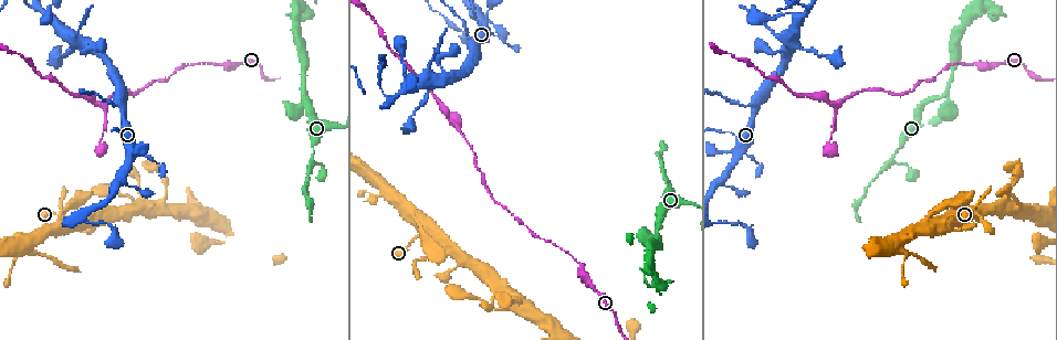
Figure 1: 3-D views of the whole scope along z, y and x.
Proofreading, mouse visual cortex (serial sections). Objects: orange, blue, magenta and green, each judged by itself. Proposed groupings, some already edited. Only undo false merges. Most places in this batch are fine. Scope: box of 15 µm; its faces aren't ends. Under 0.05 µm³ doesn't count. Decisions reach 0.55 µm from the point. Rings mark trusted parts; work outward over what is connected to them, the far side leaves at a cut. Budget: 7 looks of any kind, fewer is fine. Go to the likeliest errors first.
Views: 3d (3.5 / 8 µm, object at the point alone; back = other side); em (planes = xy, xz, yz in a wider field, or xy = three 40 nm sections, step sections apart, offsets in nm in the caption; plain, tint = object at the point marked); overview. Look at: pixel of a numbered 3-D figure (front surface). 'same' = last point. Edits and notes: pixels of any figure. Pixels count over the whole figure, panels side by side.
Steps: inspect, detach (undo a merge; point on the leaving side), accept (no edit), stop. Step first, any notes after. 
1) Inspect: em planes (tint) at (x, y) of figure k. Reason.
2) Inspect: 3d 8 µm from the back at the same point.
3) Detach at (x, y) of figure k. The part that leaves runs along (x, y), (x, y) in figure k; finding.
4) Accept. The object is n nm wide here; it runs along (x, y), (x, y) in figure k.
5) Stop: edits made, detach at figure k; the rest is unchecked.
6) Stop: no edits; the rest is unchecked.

Inspect: 3d 3.5 µm at (664, 182) of figure 1. Abrupt turn.

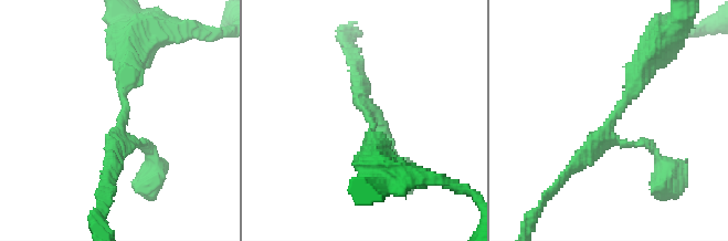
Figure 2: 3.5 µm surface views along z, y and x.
Inspect: em xy step 1 (tint) at (368, 115) of figure 2. 3 arms meet here; the arms are 150, 200, 250 nm wide; now the EM.

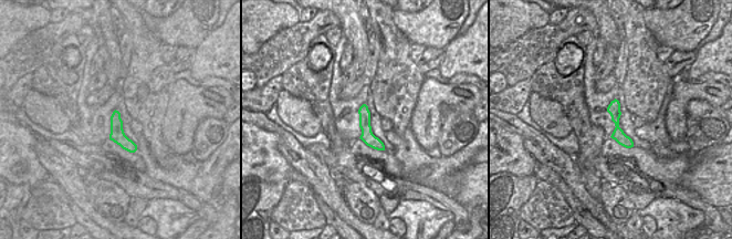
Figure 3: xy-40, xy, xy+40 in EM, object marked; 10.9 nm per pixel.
Accept. The object is 140 nm wide here; it runs along (641, 71), (604, 135), (556, 186) in figure 2; continuous, no second cell.

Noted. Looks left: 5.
Inspect: 3d 3.5 µm at (473, 44) of figure 1. Abrupt turn.

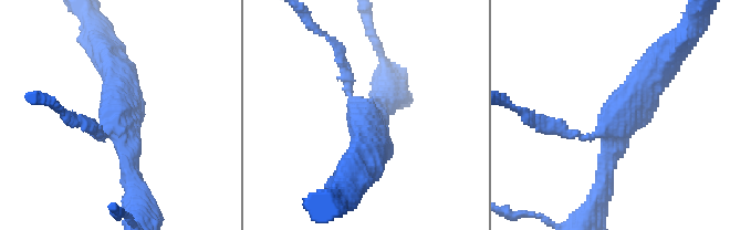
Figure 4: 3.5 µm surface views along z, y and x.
Inspect: em planes (tint) at (374, 116) of figure 4.

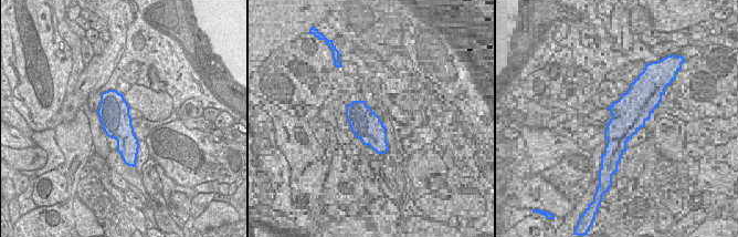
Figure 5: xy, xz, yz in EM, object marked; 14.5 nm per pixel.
Inspect: em xy step 1 (tint) at the same point.

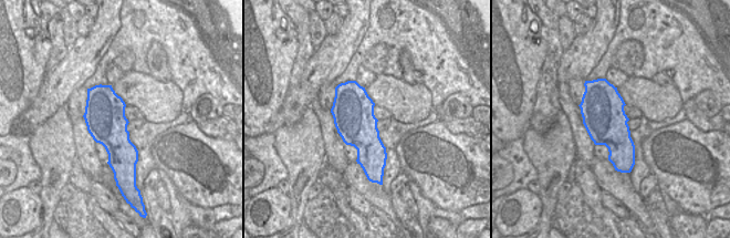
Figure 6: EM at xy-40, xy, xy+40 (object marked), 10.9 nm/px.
Accept. The arms are 150, 250, 400 nm wide; it runs along (598, 200), (624, 112), (658, 68) in figure 4; all the same cell.

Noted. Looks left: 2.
Inspect: 3d 8 µm at (838, 101) of figure 1. Three-way junction.

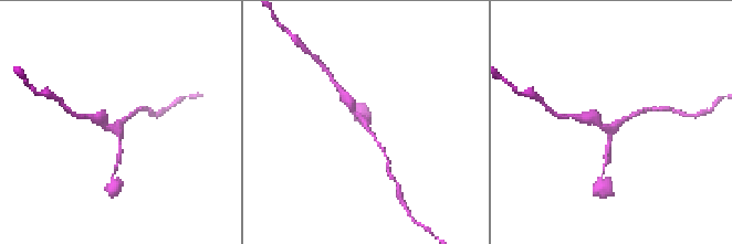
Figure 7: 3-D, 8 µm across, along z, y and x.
Inspect: em xy step 3 (tint) at (118, 126) of figure 7. 3 arms meet here; the arms are 100, 150, 200 nm wide.

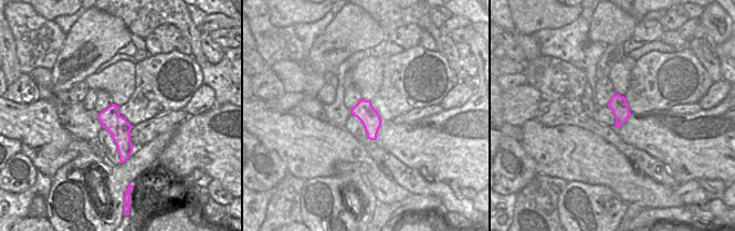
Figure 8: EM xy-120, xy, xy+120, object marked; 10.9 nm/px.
Accept. It runs along (380, 147), (348, 102) in figure 7; continuous, no second cell.

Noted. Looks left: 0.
Stop: no edits; the rest is unchecked.

